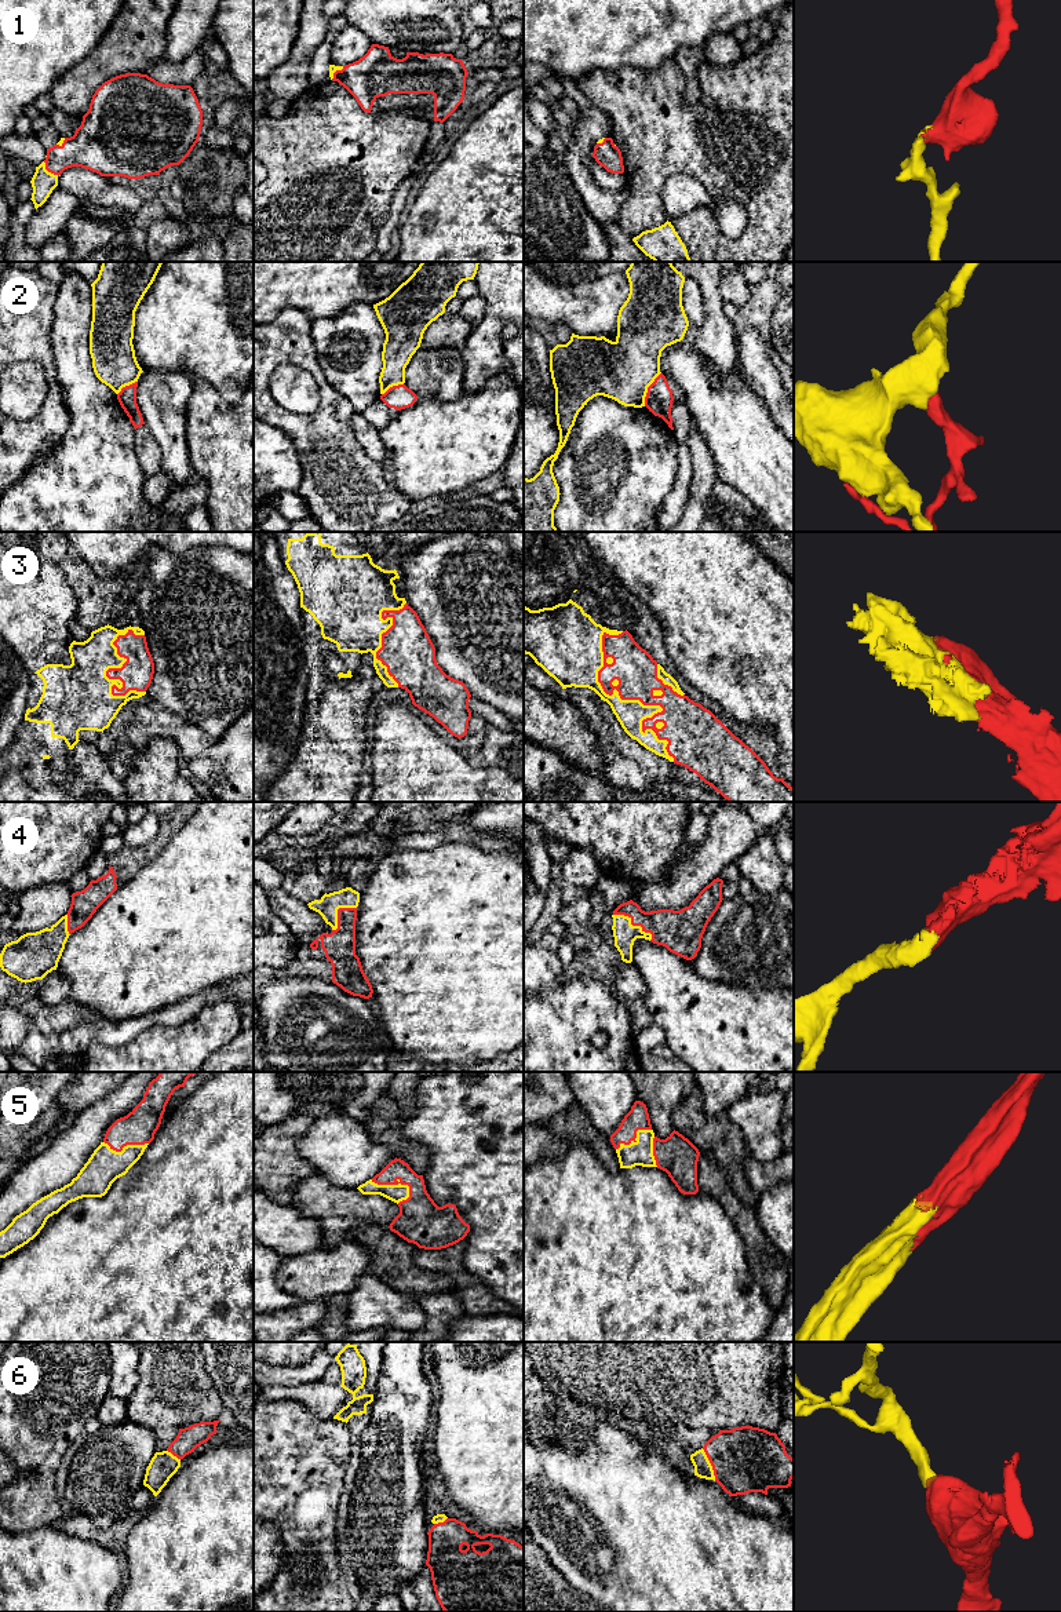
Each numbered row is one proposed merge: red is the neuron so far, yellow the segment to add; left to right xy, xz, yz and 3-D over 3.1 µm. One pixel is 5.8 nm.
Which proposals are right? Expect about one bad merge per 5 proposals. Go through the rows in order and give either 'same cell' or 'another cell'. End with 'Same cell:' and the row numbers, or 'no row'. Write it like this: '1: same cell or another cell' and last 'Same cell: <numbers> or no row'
1: same cell
2: another cell
3: same cell
4: same cell
5: same cell
6: same cell
Same cell: 1, 3, 4, 5, 6

